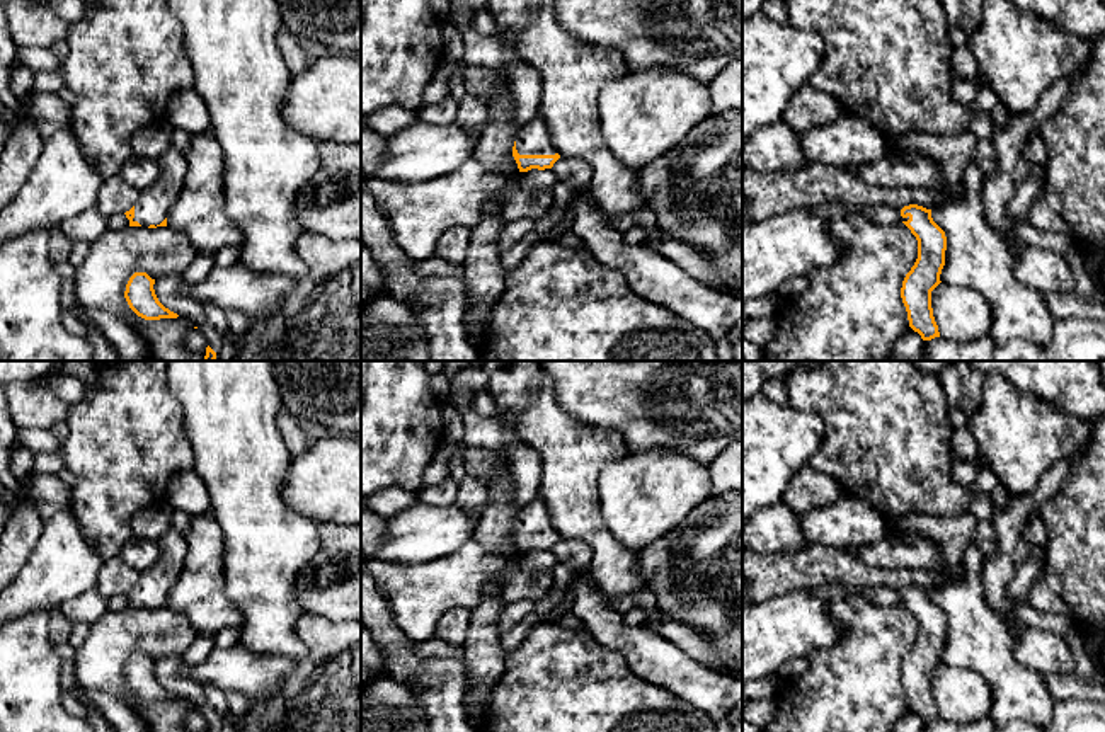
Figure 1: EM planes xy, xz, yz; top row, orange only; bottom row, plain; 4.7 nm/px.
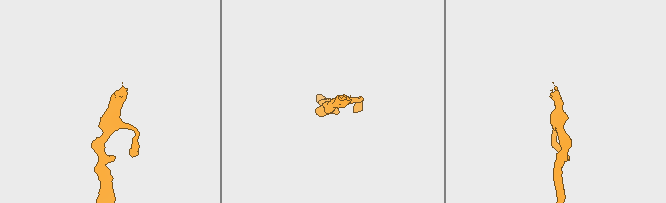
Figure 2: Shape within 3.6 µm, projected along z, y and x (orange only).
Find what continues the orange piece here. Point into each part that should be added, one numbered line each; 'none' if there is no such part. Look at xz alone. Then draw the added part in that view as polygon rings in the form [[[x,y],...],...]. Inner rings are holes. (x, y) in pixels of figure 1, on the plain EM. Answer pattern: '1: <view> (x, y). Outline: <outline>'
1: xz (533, 520). Outline: [[[540,497],[533,499],[526,507],[518,511],[516,531],[519,536],[555,536],[558,535]]]

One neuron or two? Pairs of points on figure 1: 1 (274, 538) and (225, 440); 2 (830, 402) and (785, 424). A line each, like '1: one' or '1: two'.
1: one
2: two

